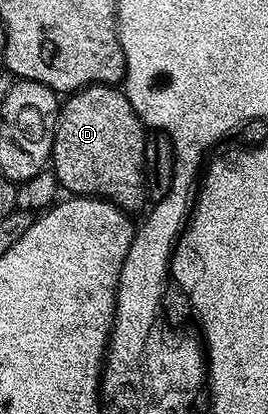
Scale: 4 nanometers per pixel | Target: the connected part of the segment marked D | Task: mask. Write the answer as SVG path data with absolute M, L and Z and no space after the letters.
M86 86L63 99L60 119L56 121L50 169L69 195L102 198L105 202L113 202L119 210L125 212L143 211L144 198L149 197L148 186L144 183L145 137L146 127L134 112L123 89L116 86Z

